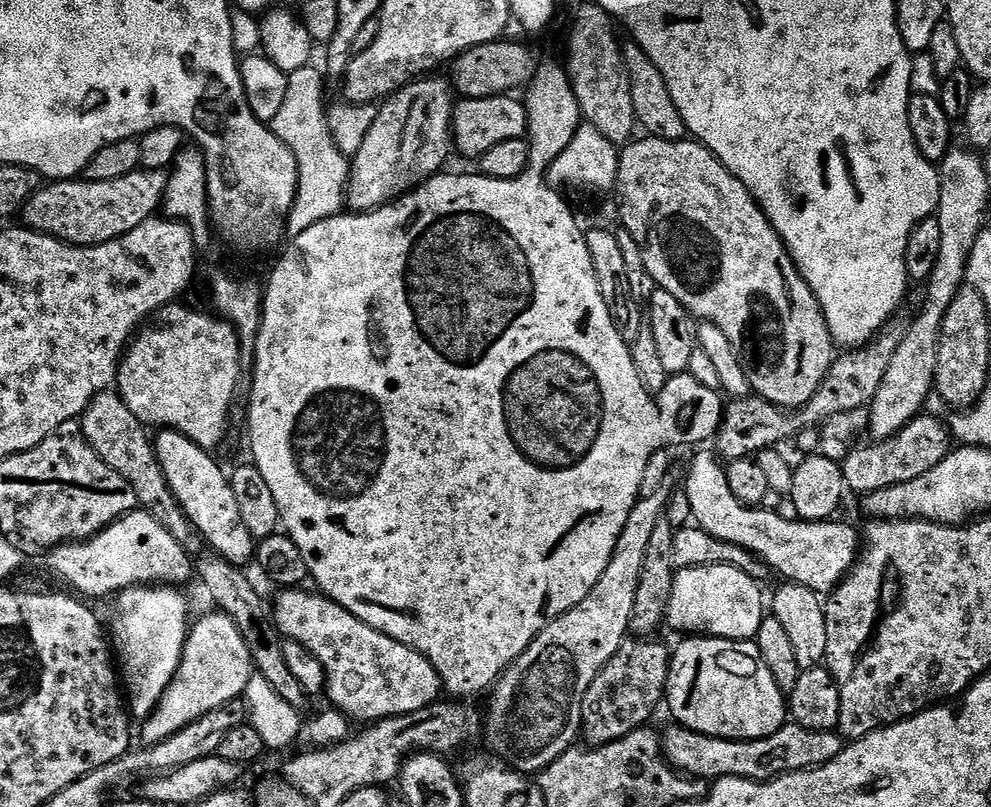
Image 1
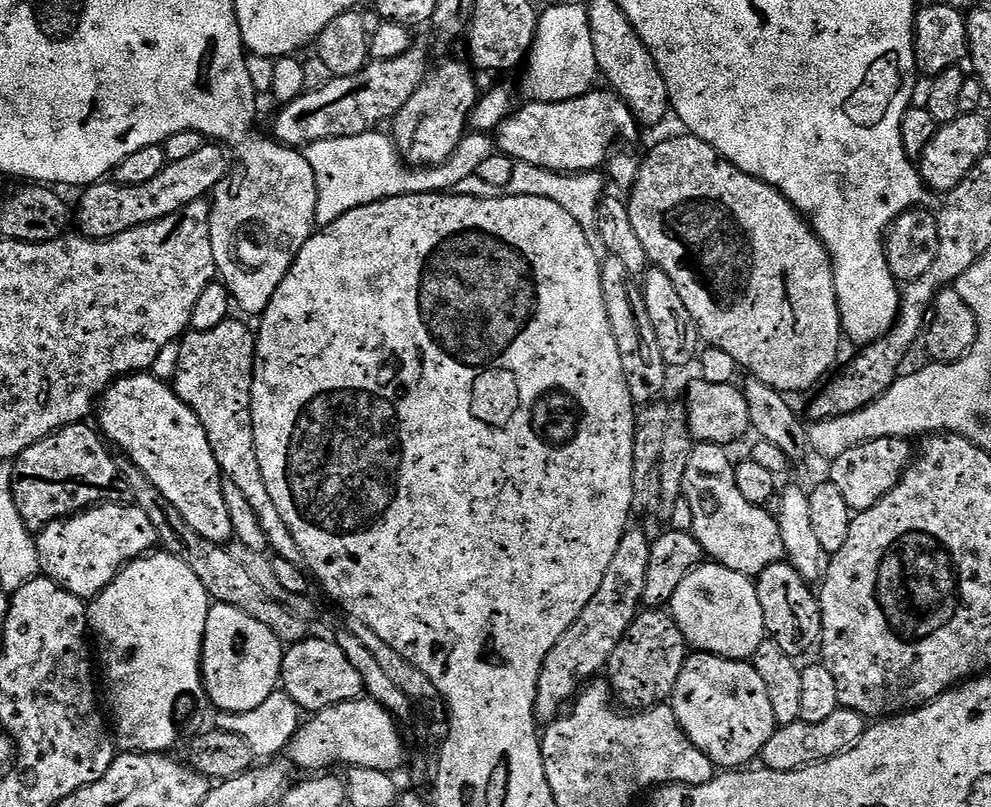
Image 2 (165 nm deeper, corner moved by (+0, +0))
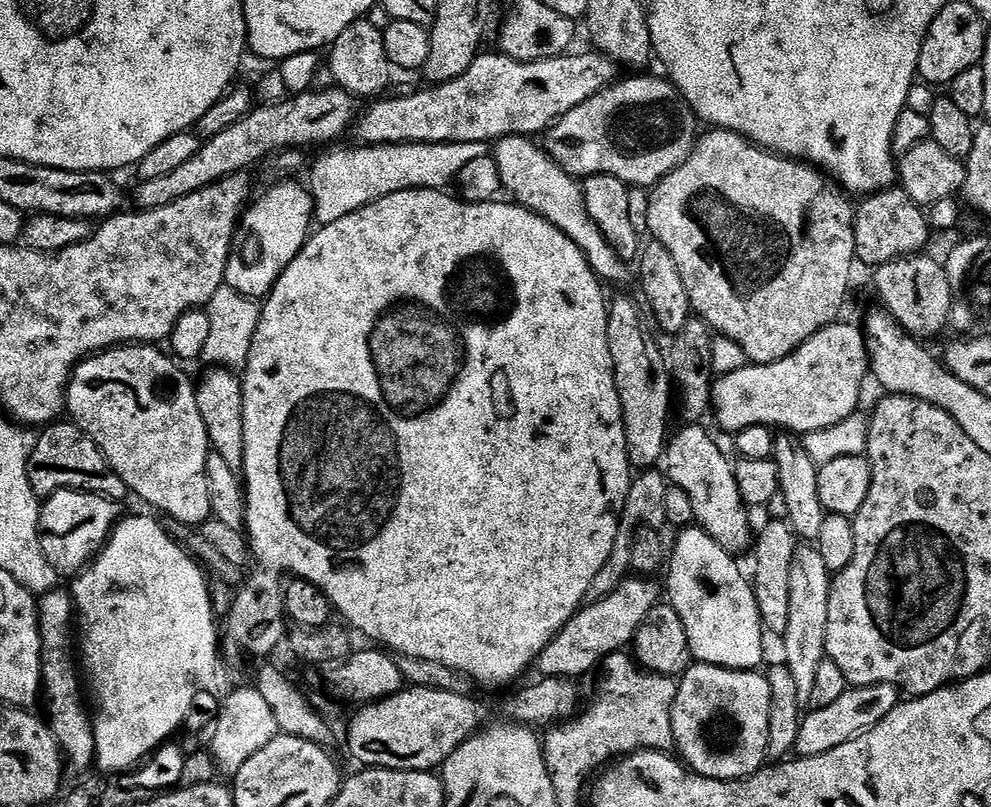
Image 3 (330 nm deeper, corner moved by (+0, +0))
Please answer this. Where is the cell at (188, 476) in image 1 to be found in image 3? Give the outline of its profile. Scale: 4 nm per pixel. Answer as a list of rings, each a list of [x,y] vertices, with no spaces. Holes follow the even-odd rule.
[[[126,344],[98,352],[80,361],[68,382],[66,412],[100,447],[108,465],[126,482],[129,493],[145,500],[152,508],[161,508],[169,521],[199,526],[213,519],[208,485],[207,456],[210,451],[206,422],[198,410],[197,385],[183,372],[167,351],[159,352],[151,344]]]

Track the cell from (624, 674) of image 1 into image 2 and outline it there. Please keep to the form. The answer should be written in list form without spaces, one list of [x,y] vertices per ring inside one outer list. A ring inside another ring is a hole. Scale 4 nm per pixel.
[[[641,611],[608,659],[606,683],[625,709],[655,708],[657,704],[671,701],[674,686],[678,686],[678,674],[682,674],[682,666],[689,655],[690,645],[671,611]]]

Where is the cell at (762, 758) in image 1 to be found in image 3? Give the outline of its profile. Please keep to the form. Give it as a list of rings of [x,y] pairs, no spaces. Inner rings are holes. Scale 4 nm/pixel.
[[[892,684],[848,687],[842,694],[842,698],[837,698],[831,706],[811,709],[801,719],[794,749],[795,755],[801,757],[826,754],[826,750],[834,750],[846,742],[850,742],[854,737],[878,726],[878,722],[882,722],[882,718],[886,718],[886,714],[890,714],[890,710],[894,710],[901,700],[900,689],[895,688]]]

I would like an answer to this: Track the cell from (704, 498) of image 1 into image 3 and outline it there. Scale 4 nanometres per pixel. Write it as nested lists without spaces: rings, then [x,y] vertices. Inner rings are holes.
[[[686,424],[684,428],[671,435],[668,447],[665,449],[664,468],[669,483],[676,489],[680,488],[687,496],[692,512],[696,518],[695,523],[728,553],[740,556],[741,553],[751,549],[754,540],[754,530],[750,528],[749,511],[741,498],[738,484],[734,480],[733,463],[727,459],[719,446],[710,438],[709,434],[700,424]]]

